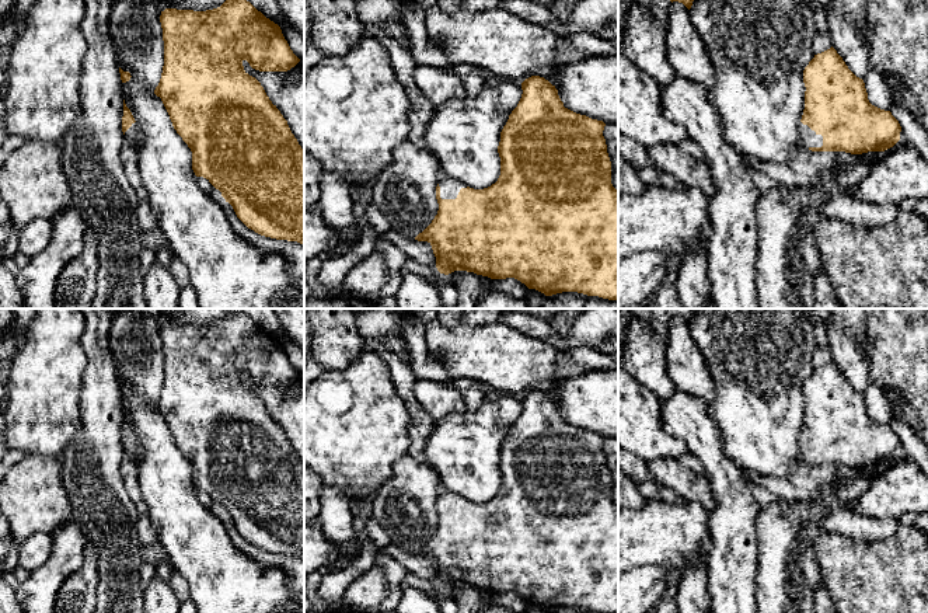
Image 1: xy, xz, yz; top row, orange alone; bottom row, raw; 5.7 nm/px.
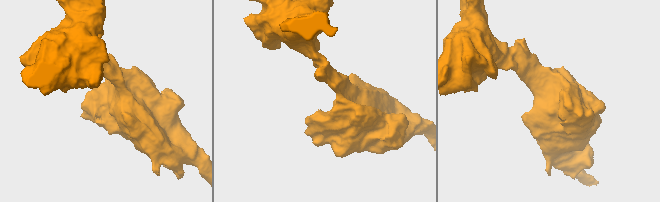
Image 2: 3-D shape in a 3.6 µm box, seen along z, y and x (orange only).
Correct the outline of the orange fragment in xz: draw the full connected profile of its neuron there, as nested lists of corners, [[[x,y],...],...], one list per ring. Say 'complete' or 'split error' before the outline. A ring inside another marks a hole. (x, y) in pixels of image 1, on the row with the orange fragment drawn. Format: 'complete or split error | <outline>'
split error | [[[544,77],[526,79],[521,90],[517,107],[500,132],[498,181],[474,189],[440,175],[437,215],[415,240],[432,245],[436,268],[444,275],[467,271],[491,279],[514,278],[545,296],[578,292],[618,300],[618,191],[611,184],[611,161],[603,136],[606,123],[565,108],[555,86]]]

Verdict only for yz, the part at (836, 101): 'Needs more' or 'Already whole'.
Needs more

